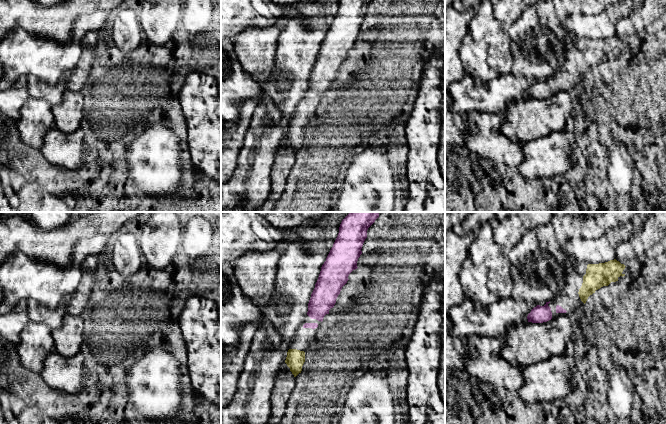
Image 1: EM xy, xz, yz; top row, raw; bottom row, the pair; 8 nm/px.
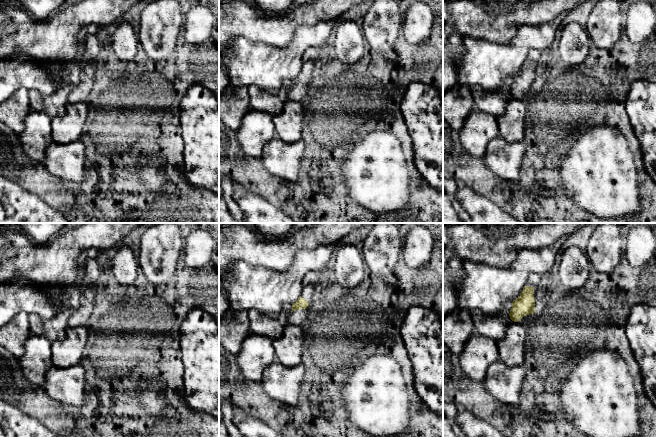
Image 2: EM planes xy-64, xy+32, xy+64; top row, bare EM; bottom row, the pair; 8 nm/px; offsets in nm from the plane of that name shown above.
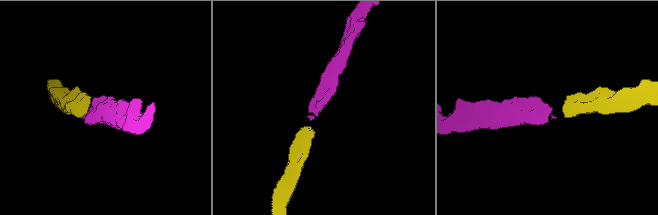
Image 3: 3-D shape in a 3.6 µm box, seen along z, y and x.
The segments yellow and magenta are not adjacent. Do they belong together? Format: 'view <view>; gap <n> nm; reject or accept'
view yz; gap 150 nm; accept

